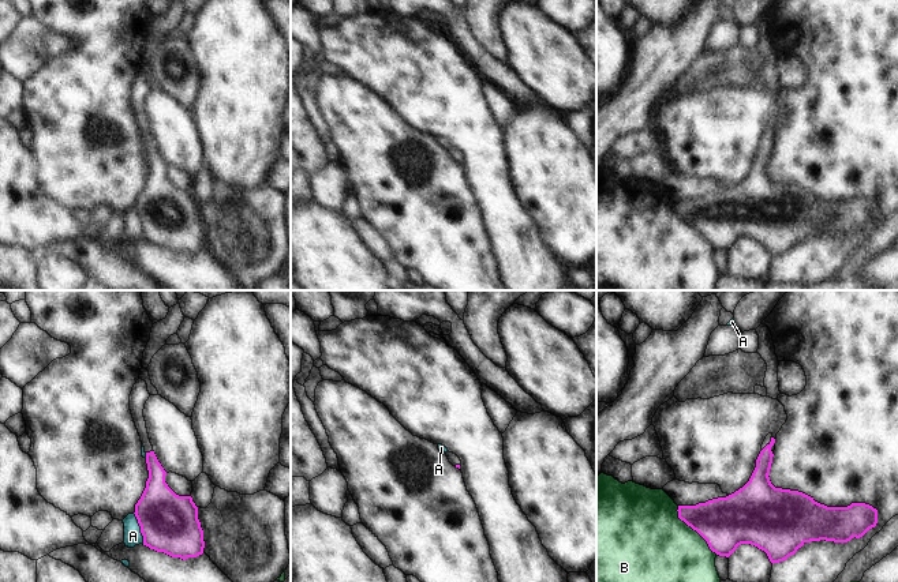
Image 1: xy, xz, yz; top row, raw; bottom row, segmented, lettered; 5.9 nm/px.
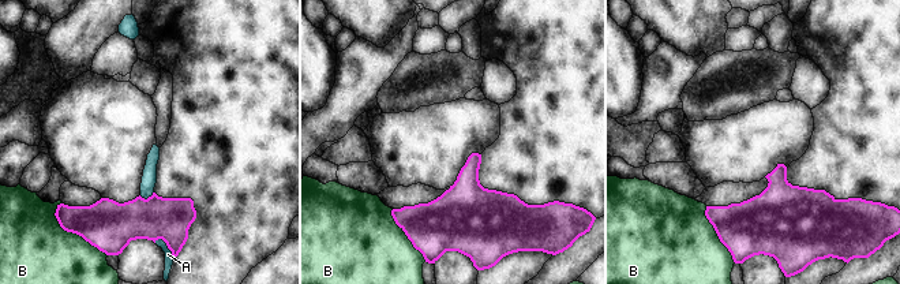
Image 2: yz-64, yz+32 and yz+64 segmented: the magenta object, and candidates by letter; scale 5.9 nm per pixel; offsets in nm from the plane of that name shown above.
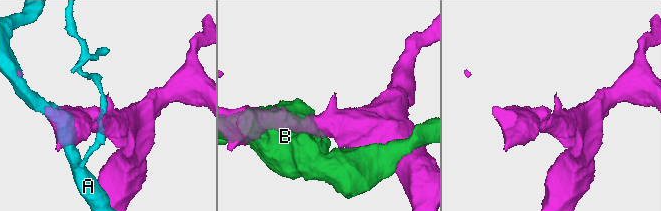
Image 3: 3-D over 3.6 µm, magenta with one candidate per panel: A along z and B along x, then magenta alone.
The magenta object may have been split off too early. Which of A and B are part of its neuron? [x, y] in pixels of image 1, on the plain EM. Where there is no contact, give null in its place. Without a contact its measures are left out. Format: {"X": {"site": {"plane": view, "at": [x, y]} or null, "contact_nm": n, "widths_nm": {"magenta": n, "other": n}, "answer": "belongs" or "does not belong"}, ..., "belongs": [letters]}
{"A": {"site": {"plane": "xy", "at": [141, 222]}, "contact_nm": 190, "widths_nm": {"magenta": 340, "other": 110}, "answer": "does not belong"}, "B": {"site": {"plane": "yz", "at": [693, 224]}, "contact_nm": 380, "widths_nm": {"magenta": 300, "other": 500}, "answer": "does not belong"}, "belongs": []}

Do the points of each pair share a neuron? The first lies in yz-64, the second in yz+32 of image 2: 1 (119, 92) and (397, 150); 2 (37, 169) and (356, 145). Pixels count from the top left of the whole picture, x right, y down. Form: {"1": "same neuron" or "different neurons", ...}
{"1": "same neuron", "2": "different neurons"}

